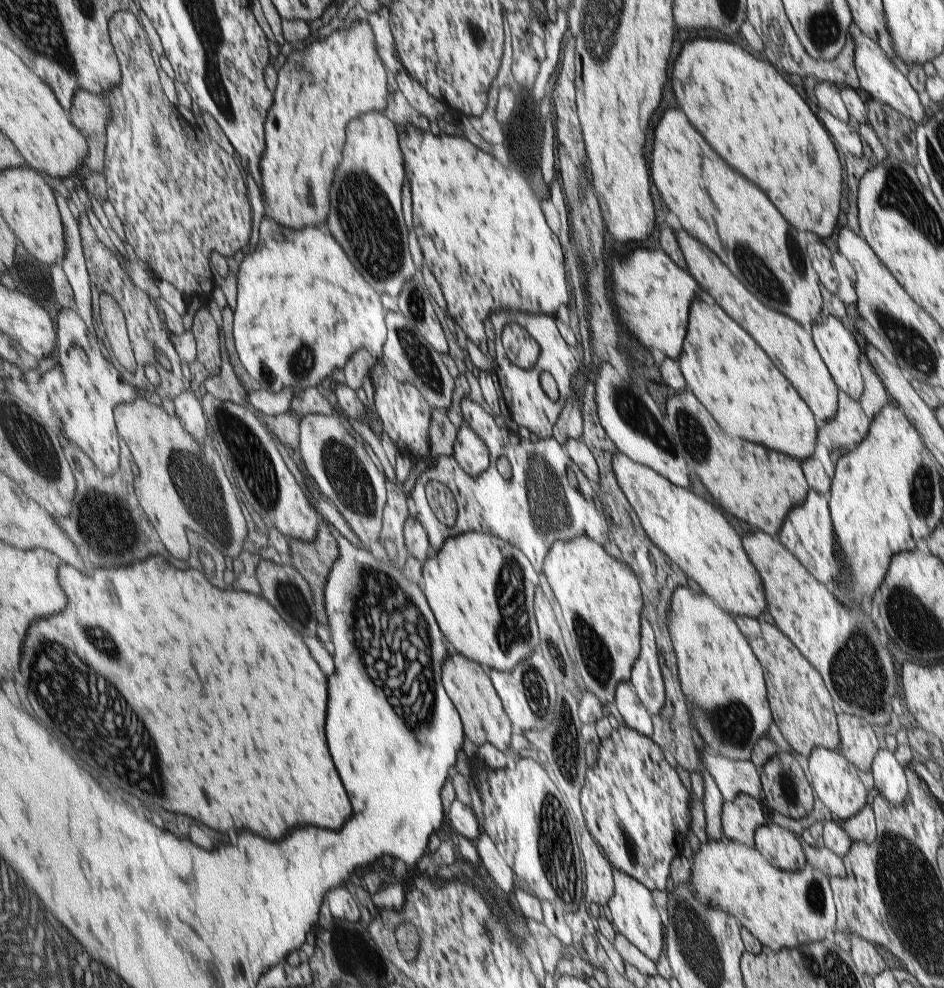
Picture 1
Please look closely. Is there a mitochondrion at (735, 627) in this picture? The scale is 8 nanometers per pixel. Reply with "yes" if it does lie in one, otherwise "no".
no

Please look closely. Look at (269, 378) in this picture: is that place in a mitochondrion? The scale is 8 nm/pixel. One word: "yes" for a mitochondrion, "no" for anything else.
yes

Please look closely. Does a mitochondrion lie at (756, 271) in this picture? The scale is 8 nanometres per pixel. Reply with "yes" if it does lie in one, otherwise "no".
yes

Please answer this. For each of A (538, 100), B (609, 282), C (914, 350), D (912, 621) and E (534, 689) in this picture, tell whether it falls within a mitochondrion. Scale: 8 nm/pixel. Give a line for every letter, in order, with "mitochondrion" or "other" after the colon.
A: other
B: other
C: mitochondrion
D: mitochondrion
E: mitochondrion

